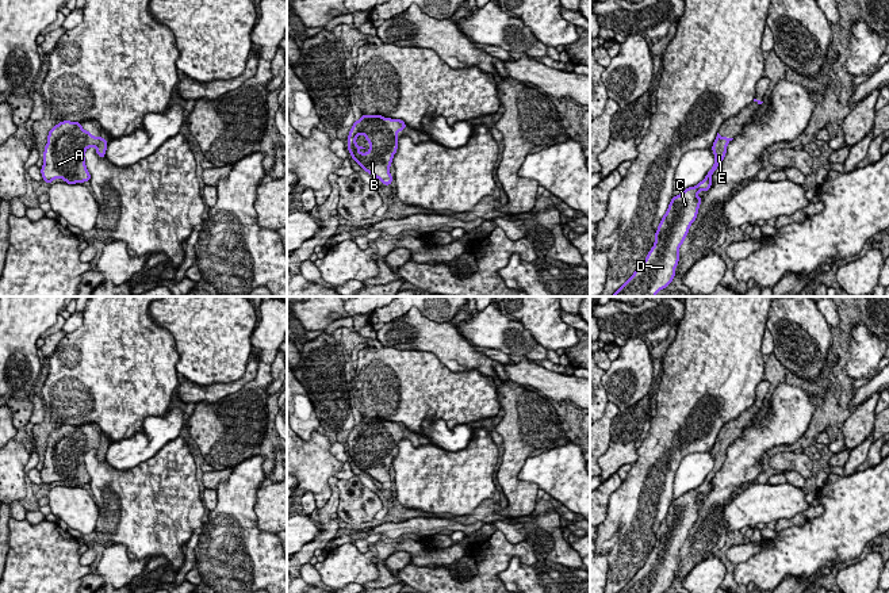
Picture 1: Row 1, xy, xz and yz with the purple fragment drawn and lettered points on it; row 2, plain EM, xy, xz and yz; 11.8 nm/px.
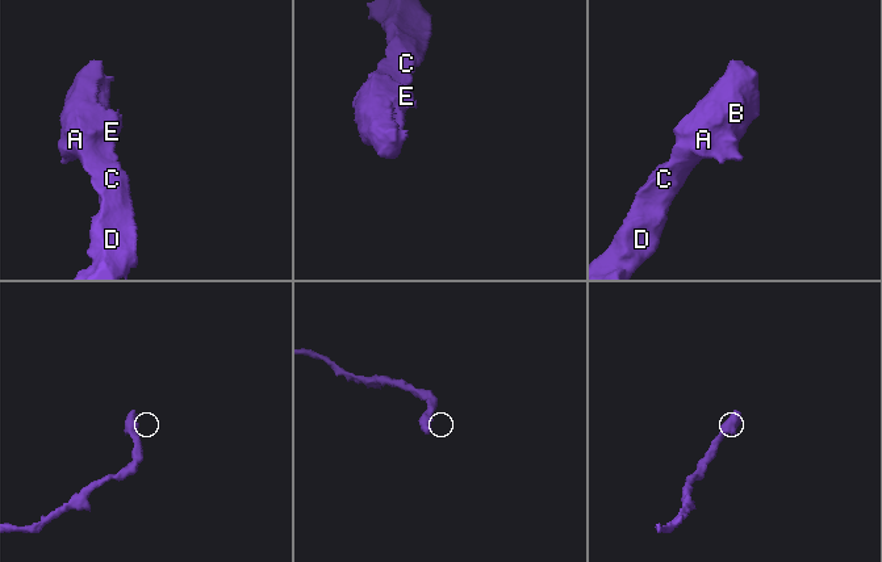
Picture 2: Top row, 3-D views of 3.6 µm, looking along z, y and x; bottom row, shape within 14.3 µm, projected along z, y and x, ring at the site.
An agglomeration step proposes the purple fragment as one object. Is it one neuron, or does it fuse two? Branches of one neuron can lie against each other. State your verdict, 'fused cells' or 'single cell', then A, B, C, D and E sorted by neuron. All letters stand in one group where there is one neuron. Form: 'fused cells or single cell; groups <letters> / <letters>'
single cell; groups A B C D E

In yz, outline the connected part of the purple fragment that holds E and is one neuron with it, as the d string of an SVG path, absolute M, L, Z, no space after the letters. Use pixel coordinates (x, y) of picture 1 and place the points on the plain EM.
M717 436L717 440L714 443L714 447L712 448L712 454L714 456L714 467L706 477L705 482L700 485L694 490L686 491L683 496L681 496L677 500L673 500L668 512L663 521L660 523L660 528L658 529L658 533L655 535L655 547L648 555L645 563L641 569L633 575L633 578L618 592L618 593L663 593L666 592L673 582L675 581L675 571L679 566L679 551L683 547L689 531L696 524L698 517L698 510L702 506L702 501L698 501L697 497L700 494L709 494L712 490L712 478L719 471L719 468L723 466L725 456L727 456L727 448L733 441L721 440Z

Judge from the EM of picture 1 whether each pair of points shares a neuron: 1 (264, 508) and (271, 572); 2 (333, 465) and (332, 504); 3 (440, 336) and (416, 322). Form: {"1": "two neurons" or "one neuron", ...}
{"1": "two neurons", "2": "two neurons", "3": "one neuron"}

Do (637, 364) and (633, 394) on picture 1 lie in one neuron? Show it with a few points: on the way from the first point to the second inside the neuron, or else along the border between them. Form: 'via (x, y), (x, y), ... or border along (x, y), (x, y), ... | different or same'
via (633, 371), (633, 387) | same

